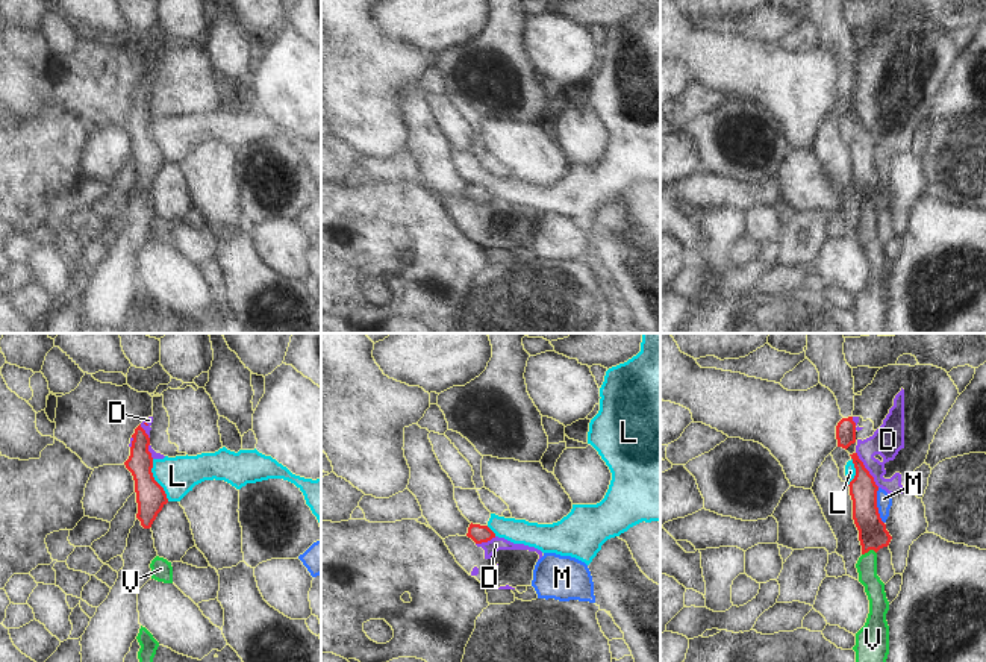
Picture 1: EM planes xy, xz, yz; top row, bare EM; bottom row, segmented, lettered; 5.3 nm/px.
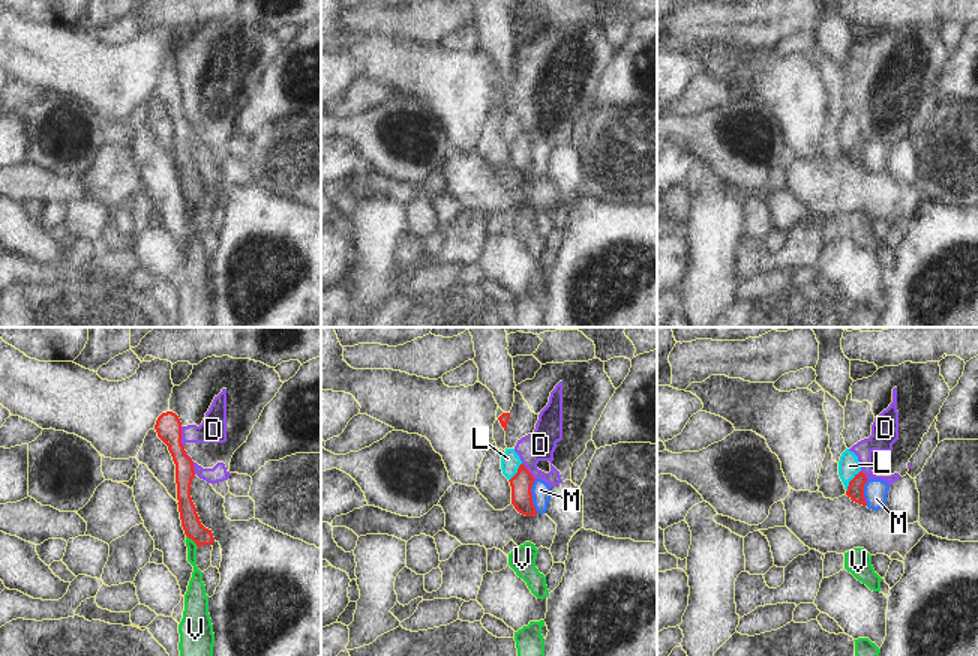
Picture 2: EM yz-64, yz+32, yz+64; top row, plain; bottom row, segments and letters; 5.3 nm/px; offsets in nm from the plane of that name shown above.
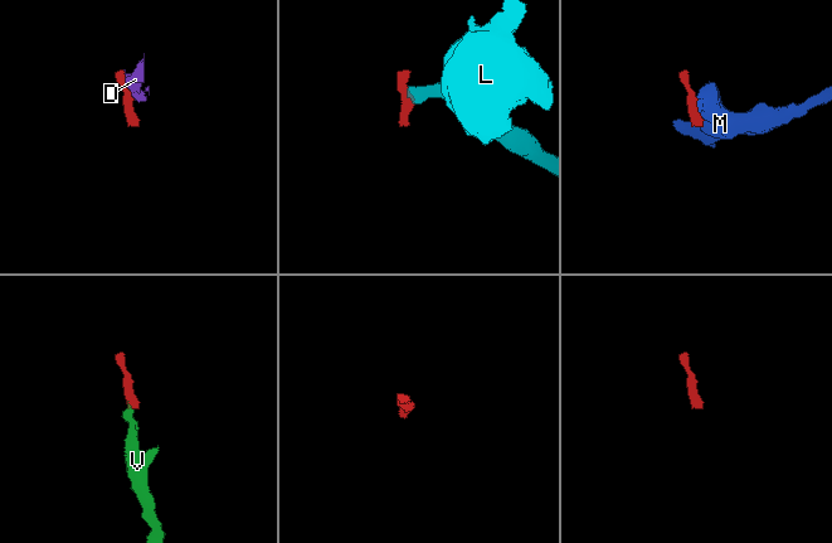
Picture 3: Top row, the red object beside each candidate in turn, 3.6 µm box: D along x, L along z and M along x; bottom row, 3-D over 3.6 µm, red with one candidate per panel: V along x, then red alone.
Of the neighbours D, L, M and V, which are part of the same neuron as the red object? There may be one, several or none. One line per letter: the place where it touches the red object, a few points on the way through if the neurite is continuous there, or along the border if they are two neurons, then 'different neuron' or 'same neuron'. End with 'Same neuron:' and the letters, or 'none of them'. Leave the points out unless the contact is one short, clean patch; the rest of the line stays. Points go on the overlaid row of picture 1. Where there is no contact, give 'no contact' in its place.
D: contact yz (867, 470); border yz (856, 452), (879, 487); different neuron
L: contact xy (155, 480); border xy (152, 459), (152, 476), (168, 500); different neuron
M: contact yz (876, 506); border yz (877, 488), (877, 512), (883, 523); different neuron
V: contact yz (868, 550); way yz (873, 535), (868, 550), (867, 565); same neuron
Same neuron: V

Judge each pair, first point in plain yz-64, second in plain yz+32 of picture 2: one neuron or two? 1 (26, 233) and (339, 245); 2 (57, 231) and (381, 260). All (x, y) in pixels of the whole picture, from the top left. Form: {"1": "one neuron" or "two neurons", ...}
{"1": "two neurons", "2": "two neurons"}

